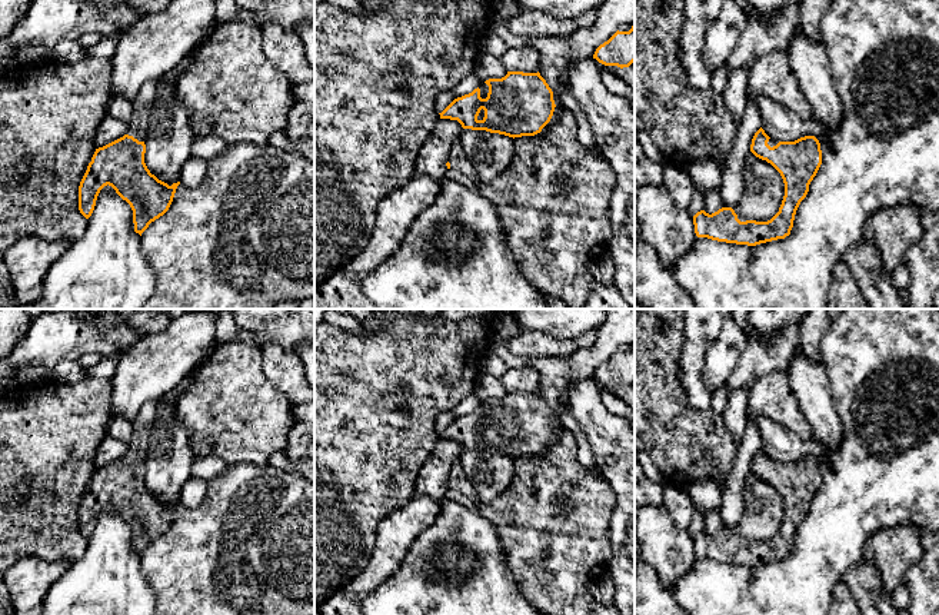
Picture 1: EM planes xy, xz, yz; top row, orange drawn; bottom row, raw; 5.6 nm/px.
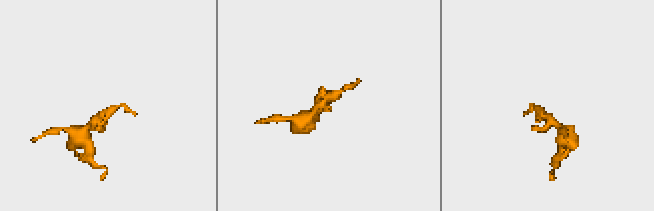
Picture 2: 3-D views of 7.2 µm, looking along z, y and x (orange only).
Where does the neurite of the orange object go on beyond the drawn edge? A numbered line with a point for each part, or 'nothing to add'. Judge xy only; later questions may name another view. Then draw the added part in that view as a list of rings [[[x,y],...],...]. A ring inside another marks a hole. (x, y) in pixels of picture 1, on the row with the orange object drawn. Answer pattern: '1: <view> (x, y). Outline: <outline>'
1: xy (149, 93). Outline: [[[192,53],[174,70],[154,80],[149,80],[141,86],[136,97],[136,102],[133,103],[133,114],[129,120],[129,130],[127,130],[129,136],[133,136],[139,142],[146,142],[149,114],[153,110],[154,102],[159,99],[160,82],[164,80],[170,84],[176,84],[179,74],[184,70],[186,64],[190,62]]]

